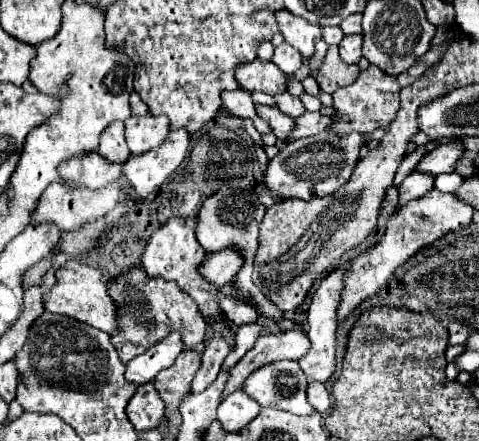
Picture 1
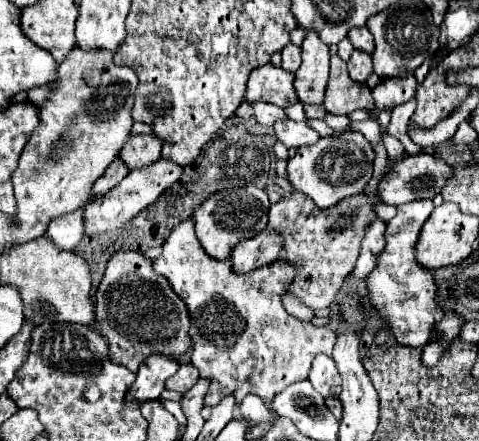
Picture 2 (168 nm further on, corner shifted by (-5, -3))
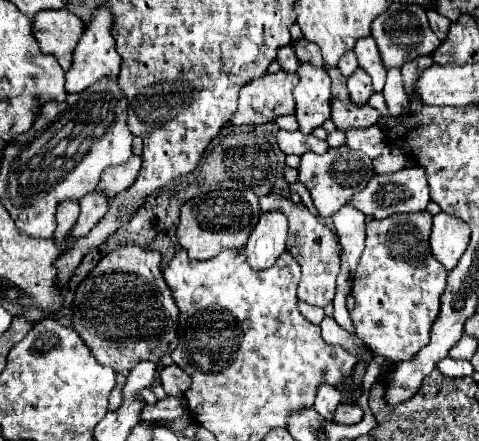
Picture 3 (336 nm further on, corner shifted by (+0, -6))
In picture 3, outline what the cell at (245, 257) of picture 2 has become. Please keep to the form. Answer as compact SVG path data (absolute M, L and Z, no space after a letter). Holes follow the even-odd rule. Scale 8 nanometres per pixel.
M279 210L263 212L257 228L251 232L245 250L253 268L265 270L275 264L277 256L285 250L287 242L287 218Z

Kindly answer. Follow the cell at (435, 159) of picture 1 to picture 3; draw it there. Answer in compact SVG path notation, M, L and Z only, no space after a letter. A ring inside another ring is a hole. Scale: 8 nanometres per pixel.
M409 166L409 168L403 168L403 170L393 172L393 174L373 176L373 180L369 180L367 188L357 192L349 200L349 204L353 208L357 208L361 214L371 216L375 220L383 220L387 216L401 214L401 212L423 212L427 208L427 204L429 204L429 184L425 180L423 168Z

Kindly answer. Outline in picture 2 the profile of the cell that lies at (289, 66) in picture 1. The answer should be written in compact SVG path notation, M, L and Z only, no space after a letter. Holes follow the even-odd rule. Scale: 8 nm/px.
M286 45L282 51L282 69L294 73L300 67L300 47Z

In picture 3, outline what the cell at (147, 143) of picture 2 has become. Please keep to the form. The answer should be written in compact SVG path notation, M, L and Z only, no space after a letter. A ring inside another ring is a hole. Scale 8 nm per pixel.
M131 156L127 162L119 164L119 166L109 166L101 174L101 182L97 184L95 192L101 192L103 196L113 198L119 192L127 190L137 180L139 170L141 170L141 158L139 156Z

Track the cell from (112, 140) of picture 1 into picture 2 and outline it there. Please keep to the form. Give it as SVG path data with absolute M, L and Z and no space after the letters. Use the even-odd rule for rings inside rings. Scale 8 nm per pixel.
M116 157L116 161L112 161L110 167L104 171L104 175L92 185L92 197L98 197L108 189L112 189L114 185L118 185L126 177L126 173L128 173L126 163L120 157Z

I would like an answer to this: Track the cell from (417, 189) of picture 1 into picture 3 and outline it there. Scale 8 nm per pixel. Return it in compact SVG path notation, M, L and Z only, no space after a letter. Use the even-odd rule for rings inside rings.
M417 212L371 220L367 224L365 250L353 278L351 294L355 308L351 310L351 320L357 336L361 336L369 350L393 362L413 358L429 344L431 326L439 316L441 294L447 286L449 272L431 252L431 222L433 216L429 212Z

